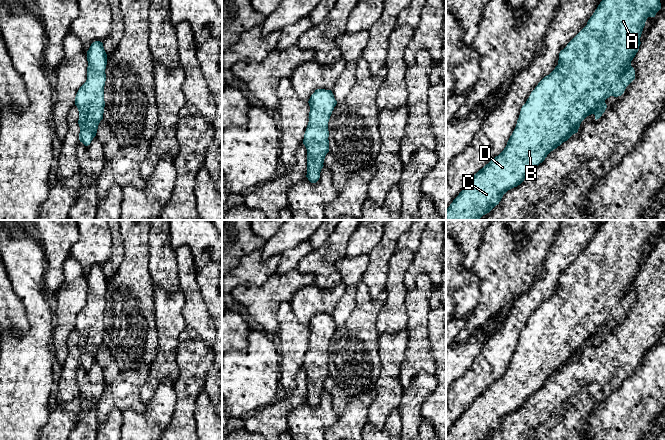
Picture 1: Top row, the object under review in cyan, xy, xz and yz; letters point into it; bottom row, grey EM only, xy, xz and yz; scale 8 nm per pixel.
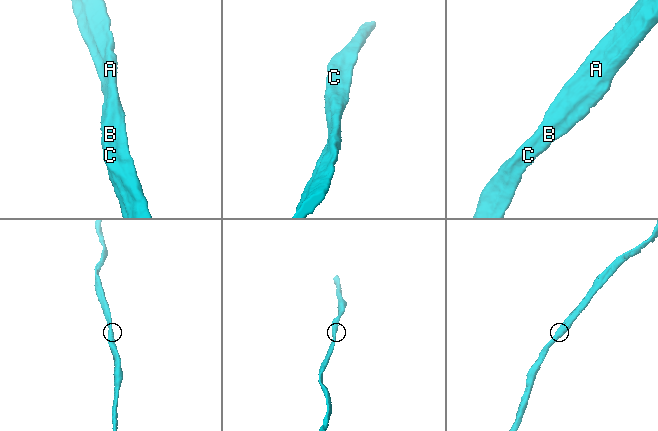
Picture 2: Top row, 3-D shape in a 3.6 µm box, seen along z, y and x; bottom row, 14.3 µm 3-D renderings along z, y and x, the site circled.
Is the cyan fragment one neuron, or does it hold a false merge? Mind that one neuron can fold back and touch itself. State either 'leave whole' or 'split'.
leave whole

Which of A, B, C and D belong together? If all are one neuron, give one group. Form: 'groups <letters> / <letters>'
groups A B C D

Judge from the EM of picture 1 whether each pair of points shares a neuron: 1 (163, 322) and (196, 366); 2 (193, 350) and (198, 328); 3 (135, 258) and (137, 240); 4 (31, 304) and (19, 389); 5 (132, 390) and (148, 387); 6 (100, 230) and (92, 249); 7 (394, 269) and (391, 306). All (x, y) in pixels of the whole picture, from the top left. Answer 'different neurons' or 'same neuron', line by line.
1: different neurons
2: different neurons
3: same neuron
4: same neuron
5: different neurons
6: same neuron
7: same neuron

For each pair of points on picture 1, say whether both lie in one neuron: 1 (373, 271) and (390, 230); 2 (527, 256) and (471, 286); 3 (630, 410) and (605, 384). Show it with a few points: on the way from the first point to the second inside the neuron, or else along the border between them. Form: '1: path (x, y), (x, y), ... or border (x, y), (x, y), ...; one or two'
1: path (378, 261), (388, 245), (388, 240); one
2: border (470, 269), (479, 281), (479, 299), (476, 305); two
3: border (630, 376), (595, 407); two

